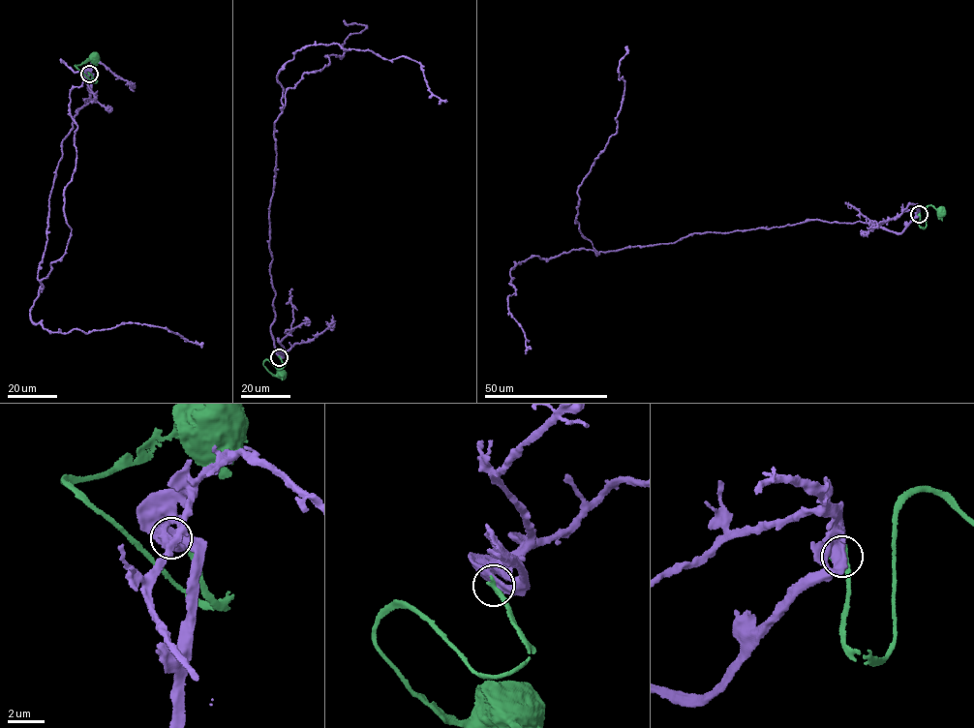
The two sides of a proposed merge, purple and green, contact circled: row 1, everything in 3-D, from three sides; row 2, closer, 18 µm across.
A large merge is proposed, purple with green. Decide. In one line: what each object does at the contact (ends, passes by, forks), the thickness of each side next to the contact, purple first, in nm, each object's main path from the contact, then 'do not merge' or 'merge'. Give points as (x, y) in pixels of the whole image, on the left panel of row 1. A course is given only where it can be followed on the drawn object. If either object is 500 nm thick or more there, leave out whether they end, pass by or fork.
700/360 nm | purple via (89, 73), (90, 99), (61, 145), (41, 288), (70, 237), (70, 90), (84, 77), (60, 59) | green via (89, 73), (97, 81), (91, 80), (76, 65), (94, 57) | merge

